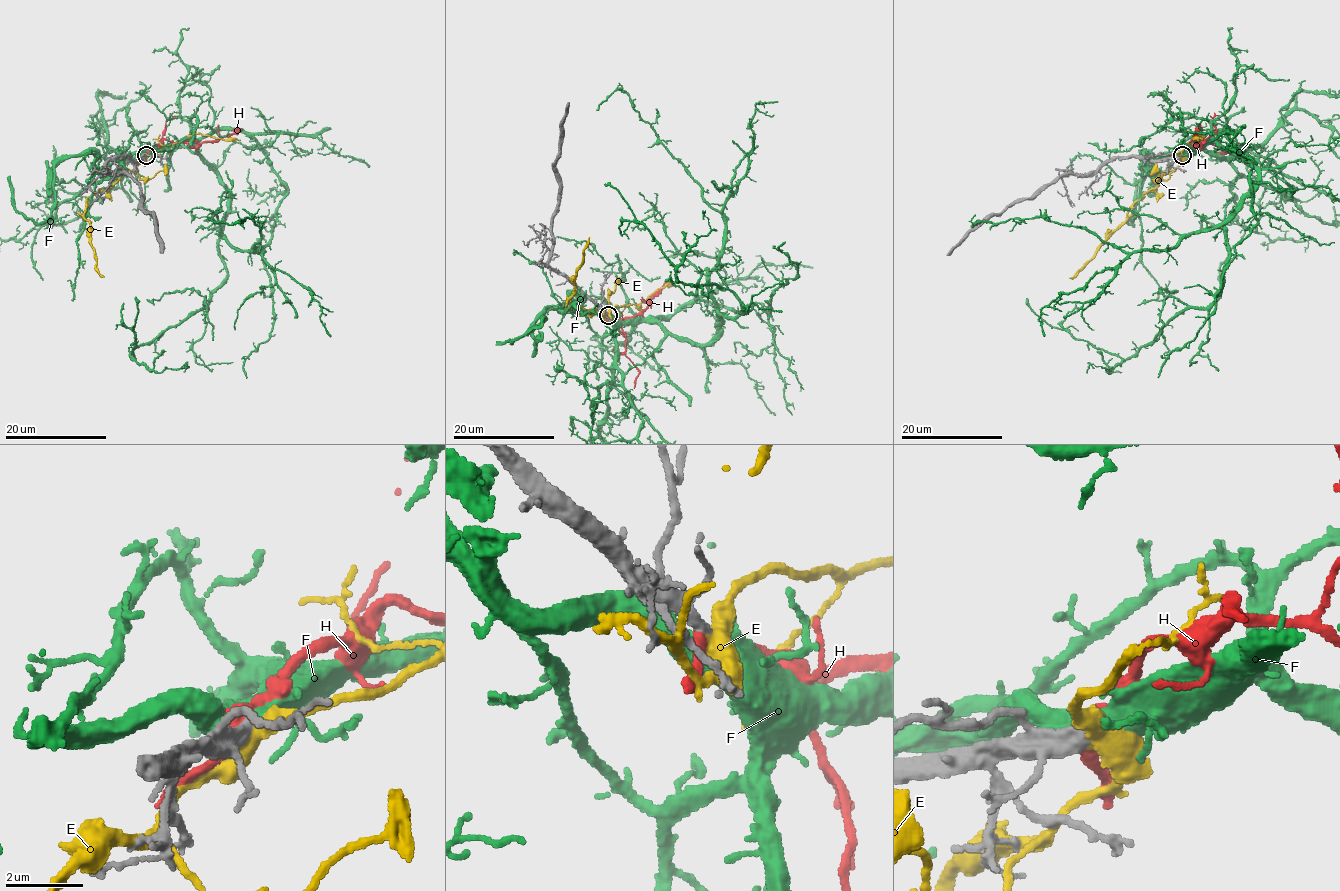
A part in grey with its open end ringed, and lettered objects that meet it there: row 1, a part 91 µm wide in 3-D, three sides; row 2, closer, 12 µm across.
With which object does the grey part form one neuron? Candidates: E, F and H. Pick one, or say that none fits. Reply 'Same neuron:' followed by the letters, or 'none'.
Same neuron: F

